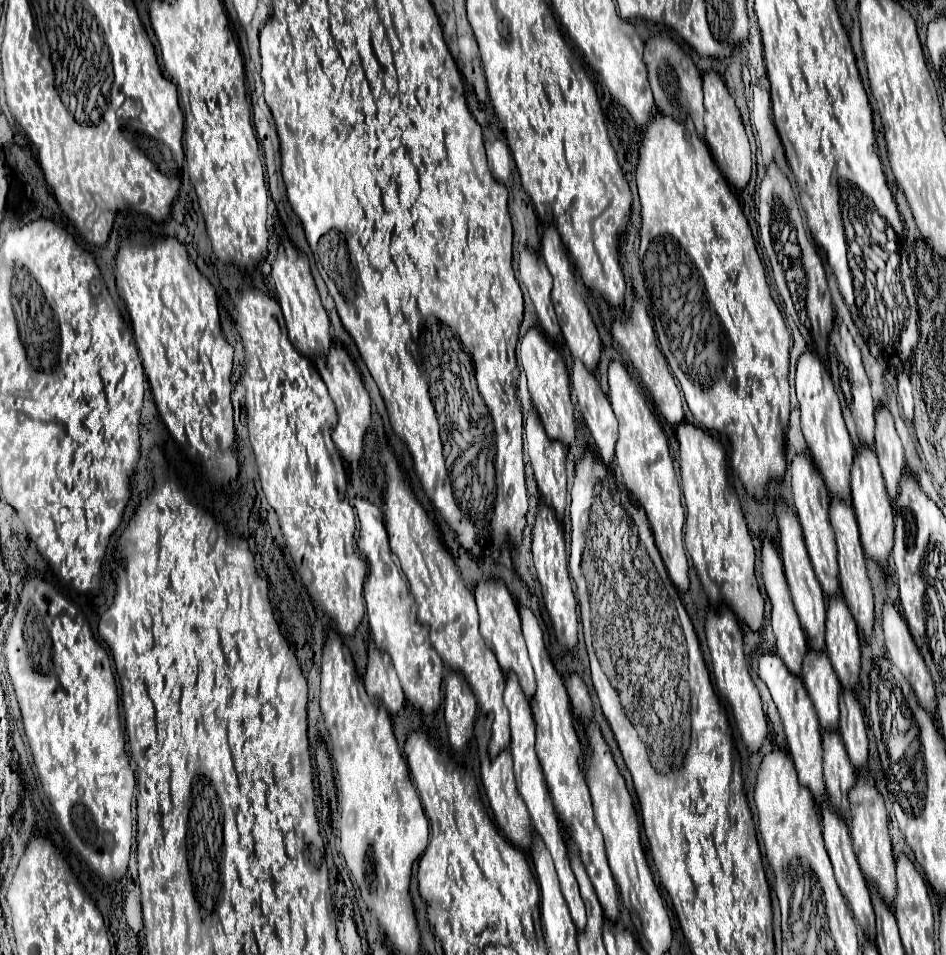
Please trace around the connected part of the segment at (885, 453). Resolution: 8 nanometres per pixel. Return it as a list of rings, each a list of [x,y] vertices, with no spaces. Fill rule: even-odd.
[[[879,407],[875,411],[875,453],[879,459],[887,493],[891,501],[895,501],[899,479],[905,473],[905,457],[901,439],[893,425],[893,417],[885,407]]]

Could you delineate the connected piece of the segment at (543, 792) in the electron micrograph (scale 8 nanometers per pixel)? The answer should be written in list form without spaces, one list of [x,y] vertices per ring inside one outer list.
[[[507,673],[507,687],[505,687],[505,695],[503,701],[509,709],[509,717],[511,717],[511,745],[509,751],[513,755],[513,771],[515,771],[515,783],[517,783],[517,791],[521,793],[529,813],[531,813],[531,821],[535,831],[539,833],[539,837],[543,839],[545,847],[549,849],[553,861],[555,861],[555,869],[559,875],[559,883],[561,883],[561,891],[567,899],[569,911],[571,911],[571,919],[577,927],[577,931],[585,931],[585,907],[579,895],[579,887],[575,881],[575,875],[569,867],[569,855],[567,855],[567,845],[565,845],[565,837],[559,829],[559,821],[557,821],[557,813],[549,801],[549,793],[547,793],[547,785],[541,773],[541,765],[537,761],[535,755],[535,723],[533,723],[533,715],[531,715],[531,707],[529,701],[525,701],[525,695],[521,693],[521,687],[517,685],[517,677],[513,677],[513,673]]]

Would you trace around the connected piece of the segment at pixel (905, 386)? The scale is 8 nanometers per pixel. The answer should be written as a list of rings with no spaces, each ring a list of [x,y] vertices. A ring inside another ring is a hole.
[[[905,371],[897,373],[897,397],[903,409],[905,421],[911,421],[913,419],[913,395],[911,395],[911,381]]]

